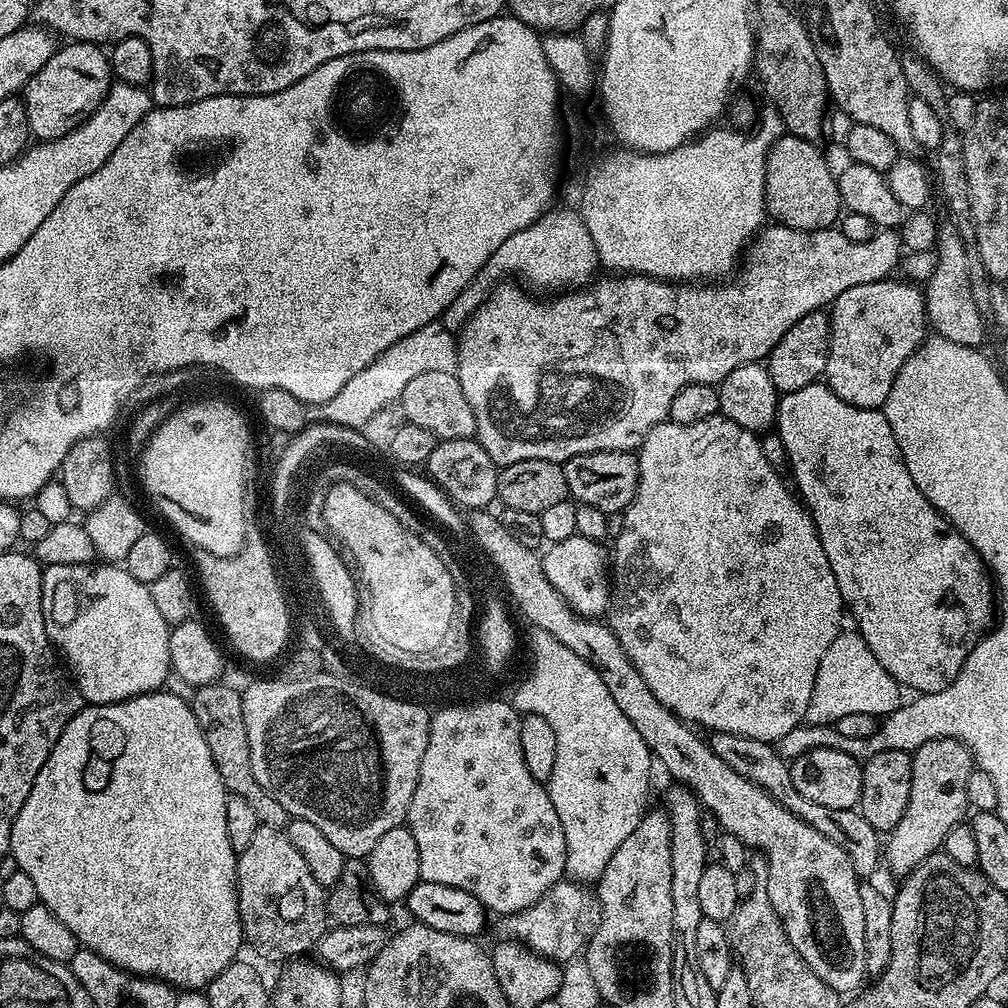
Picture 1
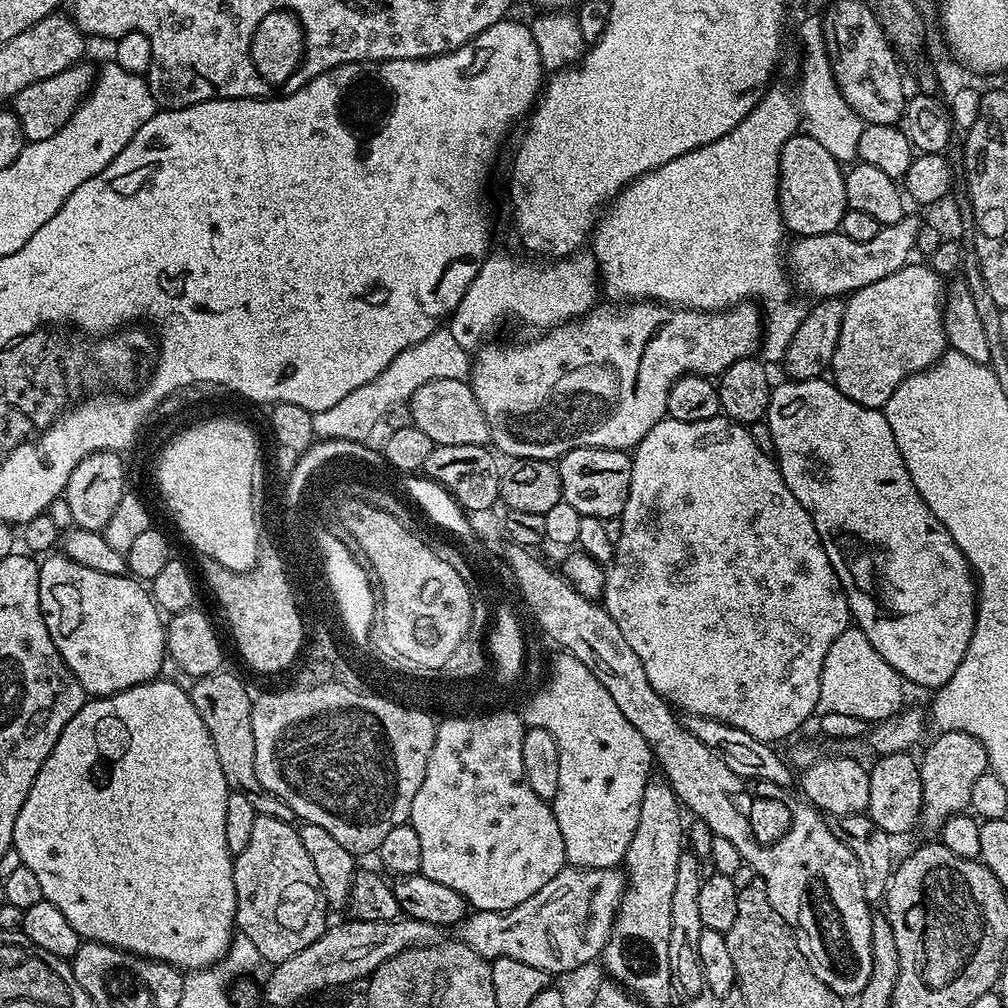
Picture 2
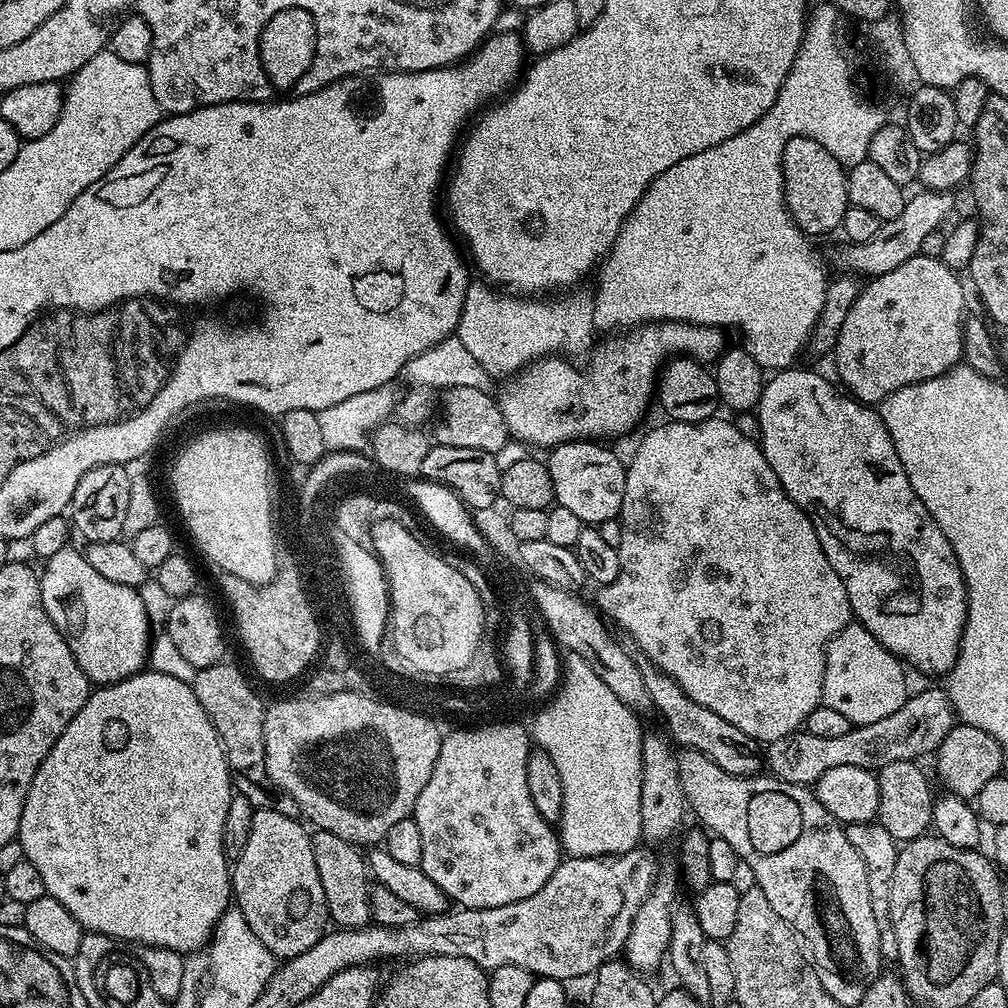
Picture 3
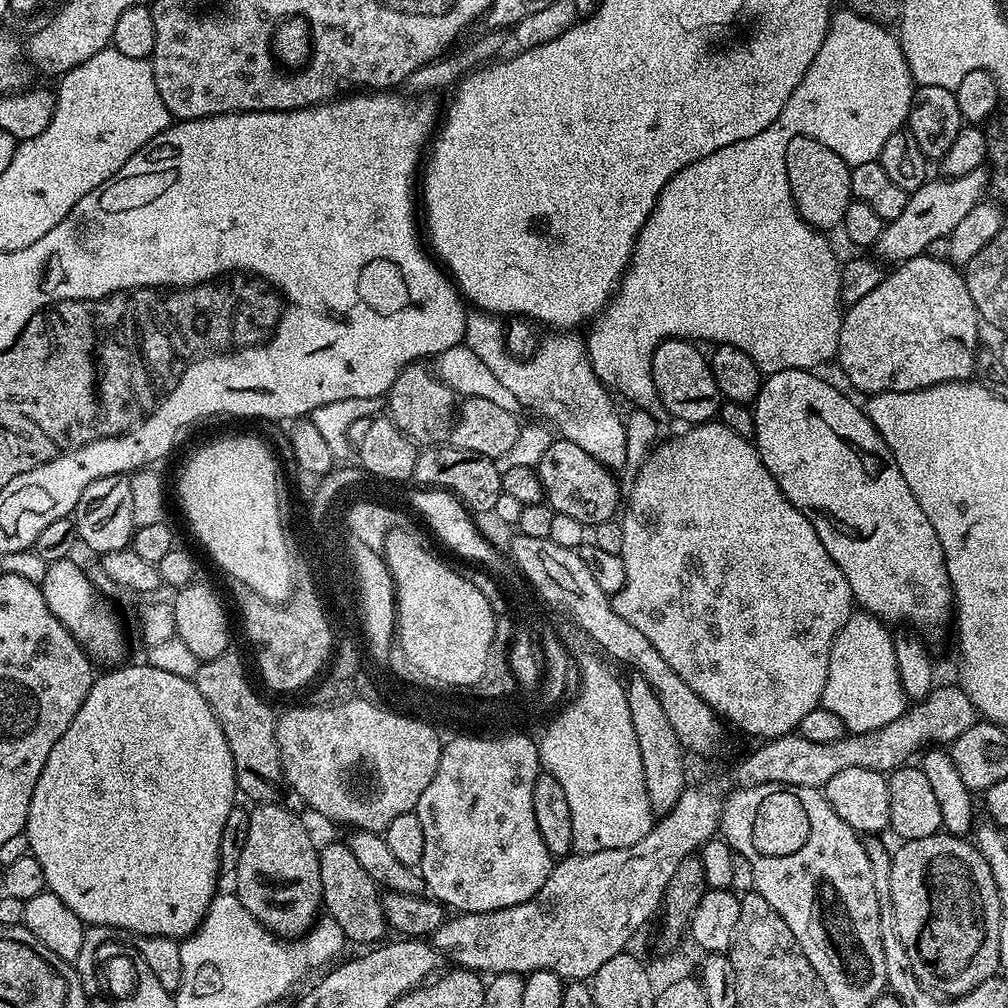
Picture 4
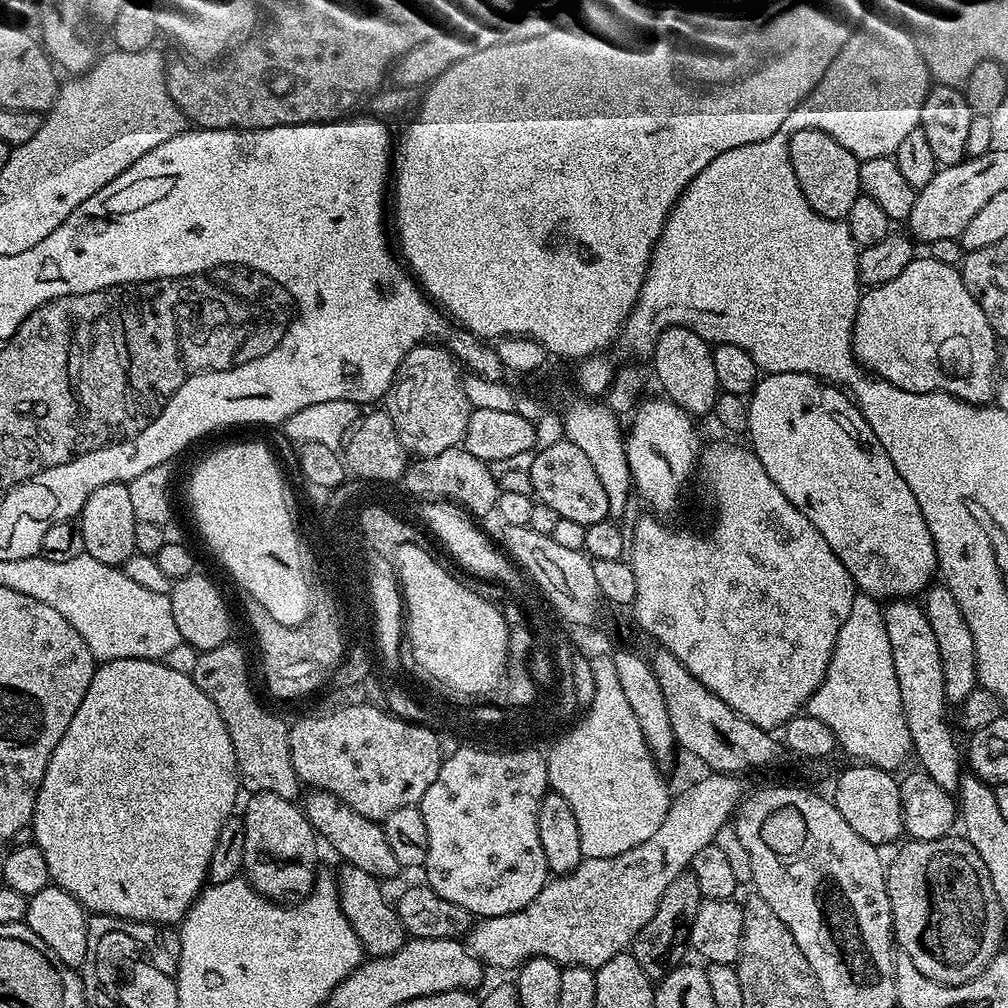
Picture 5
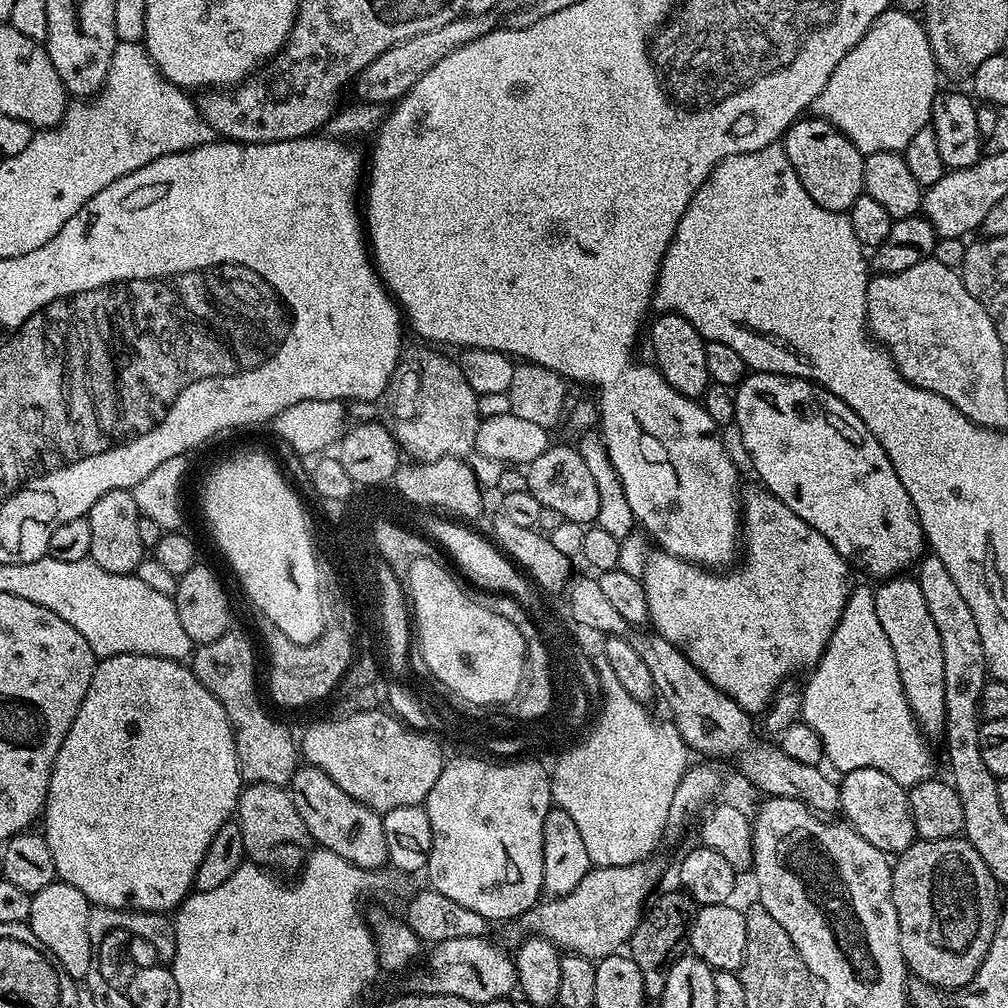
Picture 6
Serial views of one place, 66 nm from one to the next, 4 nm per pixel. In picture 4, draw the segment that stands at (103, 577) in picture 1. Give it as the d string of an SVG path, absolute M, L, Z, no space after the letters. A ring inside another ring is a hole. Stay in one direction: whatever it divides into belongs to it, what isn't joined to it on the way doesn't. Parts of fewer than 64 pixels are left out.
M66 558L51 561L41 582L43 596L51 612L64 626L81 648L95 661L105 664L119 663L124 657L124 634L117 618L99 602L99 593L90 581L87 571Z

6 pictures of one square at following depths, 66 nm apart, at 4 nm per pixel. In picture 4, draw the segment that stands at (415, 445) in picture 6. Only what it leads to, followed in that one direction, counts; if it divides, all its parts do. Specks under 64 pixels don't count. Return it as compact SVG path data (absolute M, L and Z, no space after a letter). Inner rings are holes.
M420 362L405 367L393 382L386 398L389 419L394 421L409 440L424 448L441 445L449 439L456 413L455 393L426 367L428 366Z

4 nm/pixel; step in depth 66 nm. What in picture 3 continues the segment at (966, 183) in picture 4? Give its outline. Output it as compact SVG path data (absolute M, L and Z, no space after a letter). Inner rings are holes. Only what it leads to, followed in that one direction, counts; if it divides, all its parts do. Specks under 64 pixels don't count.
M917 191L917 196L905 203L902 214L898 218L883 221L870 242L858 242L857 244L845 243L840 252L840 264L845 273L855 274L860 278L881 276L906 262L911 256L920 255L922 241L929 234L941 231L944 219L952 212L952 192Z

